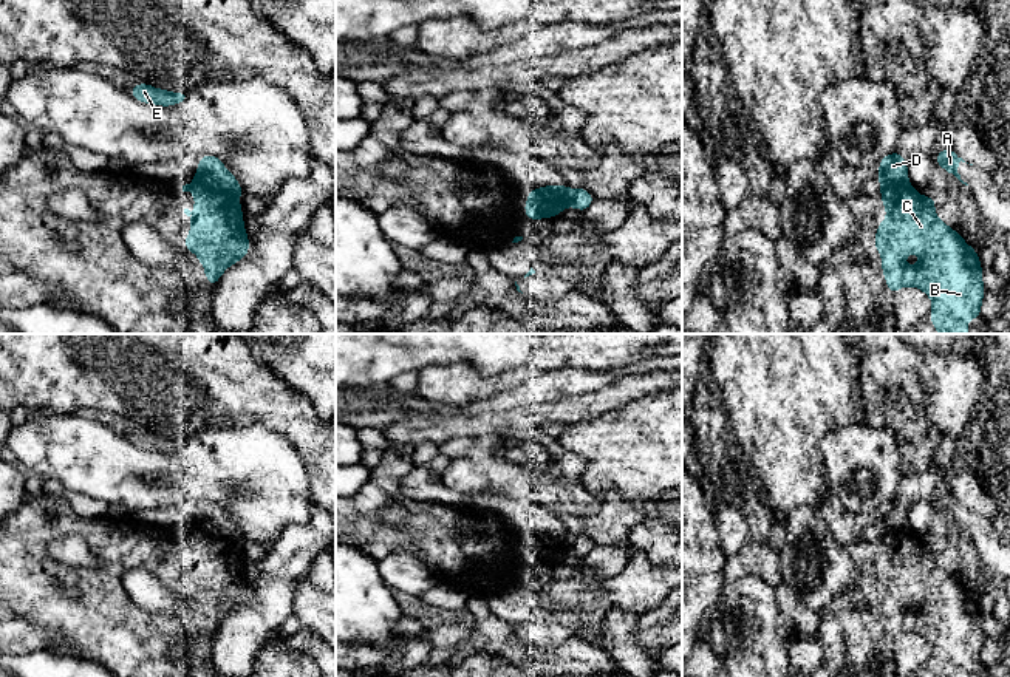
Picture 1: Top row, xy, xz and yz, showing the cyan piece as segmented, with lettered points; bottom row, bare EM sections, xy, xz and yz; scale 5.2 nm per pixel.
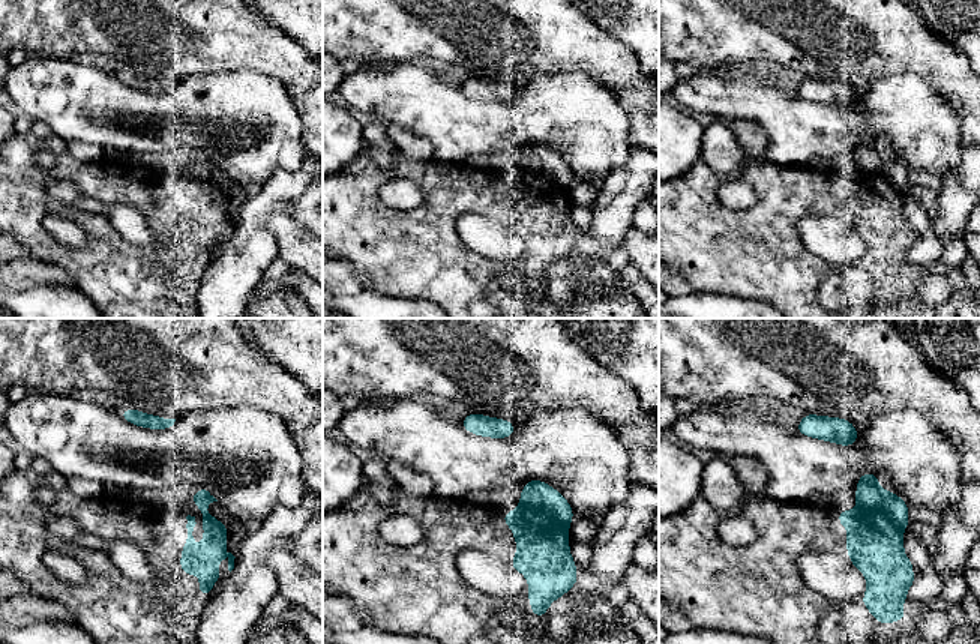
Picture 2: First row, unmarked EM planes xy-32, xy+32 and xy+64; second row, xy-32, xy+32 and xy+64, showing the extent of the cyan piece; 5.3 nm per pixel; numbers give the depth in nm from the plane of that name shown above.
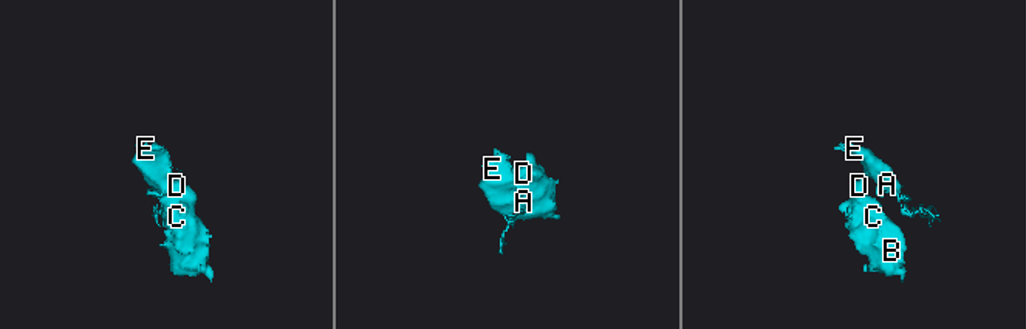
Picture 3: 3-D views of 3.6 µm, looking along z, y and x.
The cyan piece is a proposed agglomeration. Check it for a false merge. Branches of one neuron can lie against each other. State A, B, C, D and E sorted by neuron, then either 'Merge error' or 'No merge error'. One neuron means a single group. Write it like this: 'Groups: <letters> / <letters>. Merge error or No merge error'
Groups: A D E / B C. Merge error

